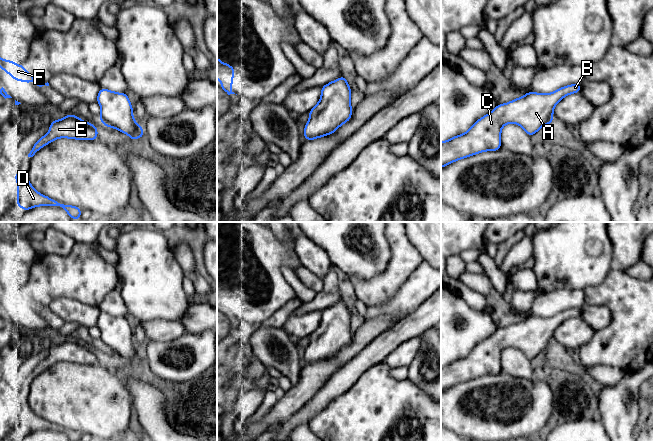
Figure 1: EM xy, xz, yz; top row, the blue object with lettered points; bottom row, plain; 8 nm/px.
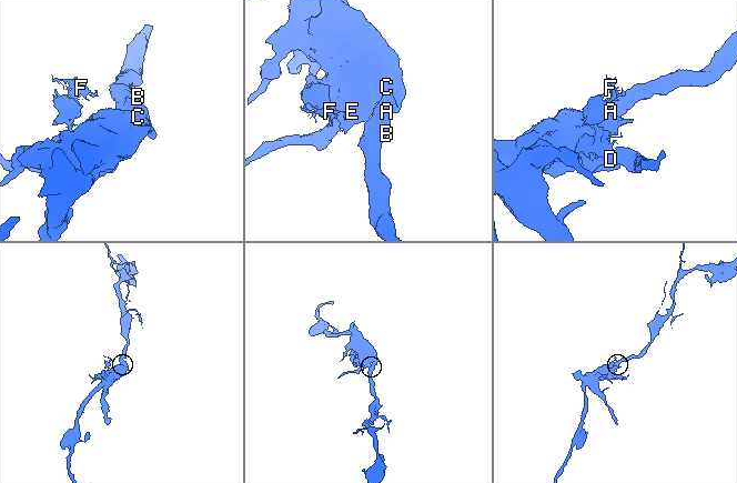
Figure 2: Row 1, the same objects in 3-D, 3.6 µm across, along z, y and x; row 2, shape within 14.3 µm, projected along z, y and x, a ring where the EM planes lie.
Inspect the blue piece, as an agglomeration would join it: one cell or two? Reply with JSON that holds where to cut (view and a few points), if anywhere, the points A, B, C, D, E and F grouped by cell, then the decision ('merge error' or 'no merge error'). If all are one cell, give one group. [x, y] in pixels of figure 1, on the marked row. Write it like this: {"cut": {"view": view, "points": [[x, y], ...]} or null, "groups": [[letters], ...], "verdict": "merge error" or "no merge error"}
{"cut": null, "groups": [["A", "B", "C", "D", "E", "F"]], "verdict": "no merge error"}

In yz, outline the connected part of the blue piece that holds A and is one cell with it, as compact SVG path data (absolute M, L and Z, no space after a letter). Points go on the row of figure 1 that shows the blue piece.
M581 83L563 86L548 94L530 91L518 99L498 104L490 113L478 119L466 133L441 142L441 168L483 151L498 151L501 148L501 129L508 123L520 125L531 137L545 124L553 124L554 107L561 99L572 93L580 93L580 90Z

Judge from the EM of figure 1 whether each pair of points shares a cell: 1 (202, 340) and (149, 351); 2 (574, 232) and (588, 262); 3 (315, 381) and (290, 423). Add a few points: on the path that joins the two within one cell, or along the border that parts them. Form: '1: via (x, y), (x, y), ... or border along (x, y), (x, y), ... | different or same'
1: via (197, 358), (187, 371), (177, 372), (164, 367) | same
2: via (577, 239), (577, 251), (581, 255) | same
3: border along (315, 392), (284, 421) | different

